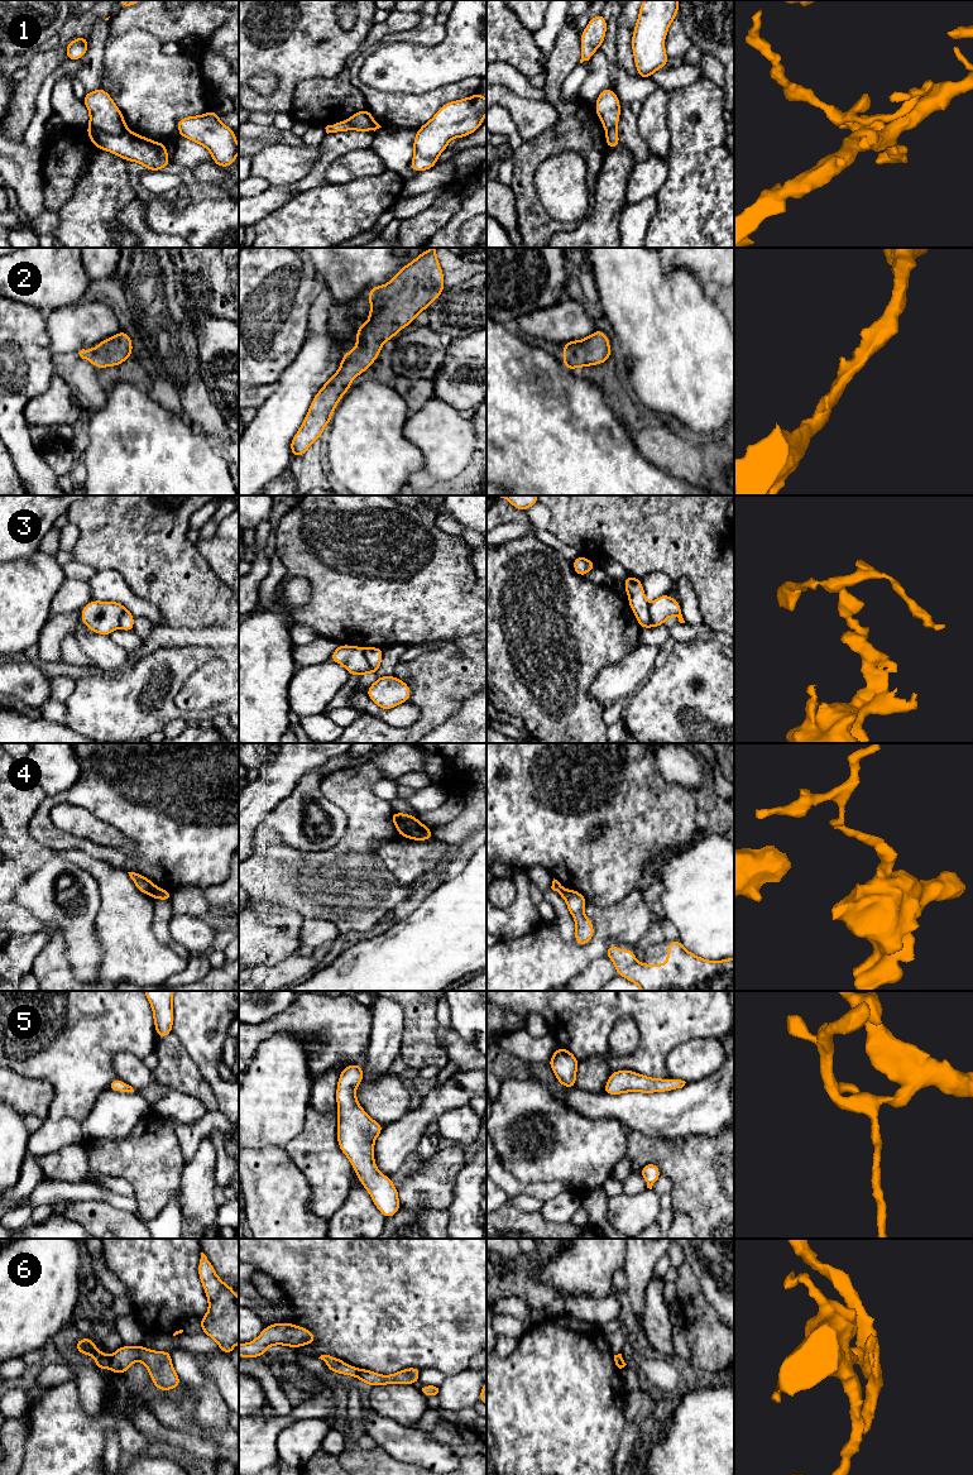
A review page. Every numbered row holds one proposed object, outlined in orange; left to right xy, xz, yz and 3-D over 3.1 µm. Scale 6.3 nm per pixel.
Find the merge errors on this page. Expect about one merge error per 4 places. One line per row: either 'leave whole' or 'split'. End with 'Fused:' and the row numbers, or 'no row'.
1: split
2: leave whole
3: split
4: split
5: leave whole
6: split
Fused: 1, 3, 4, 6

